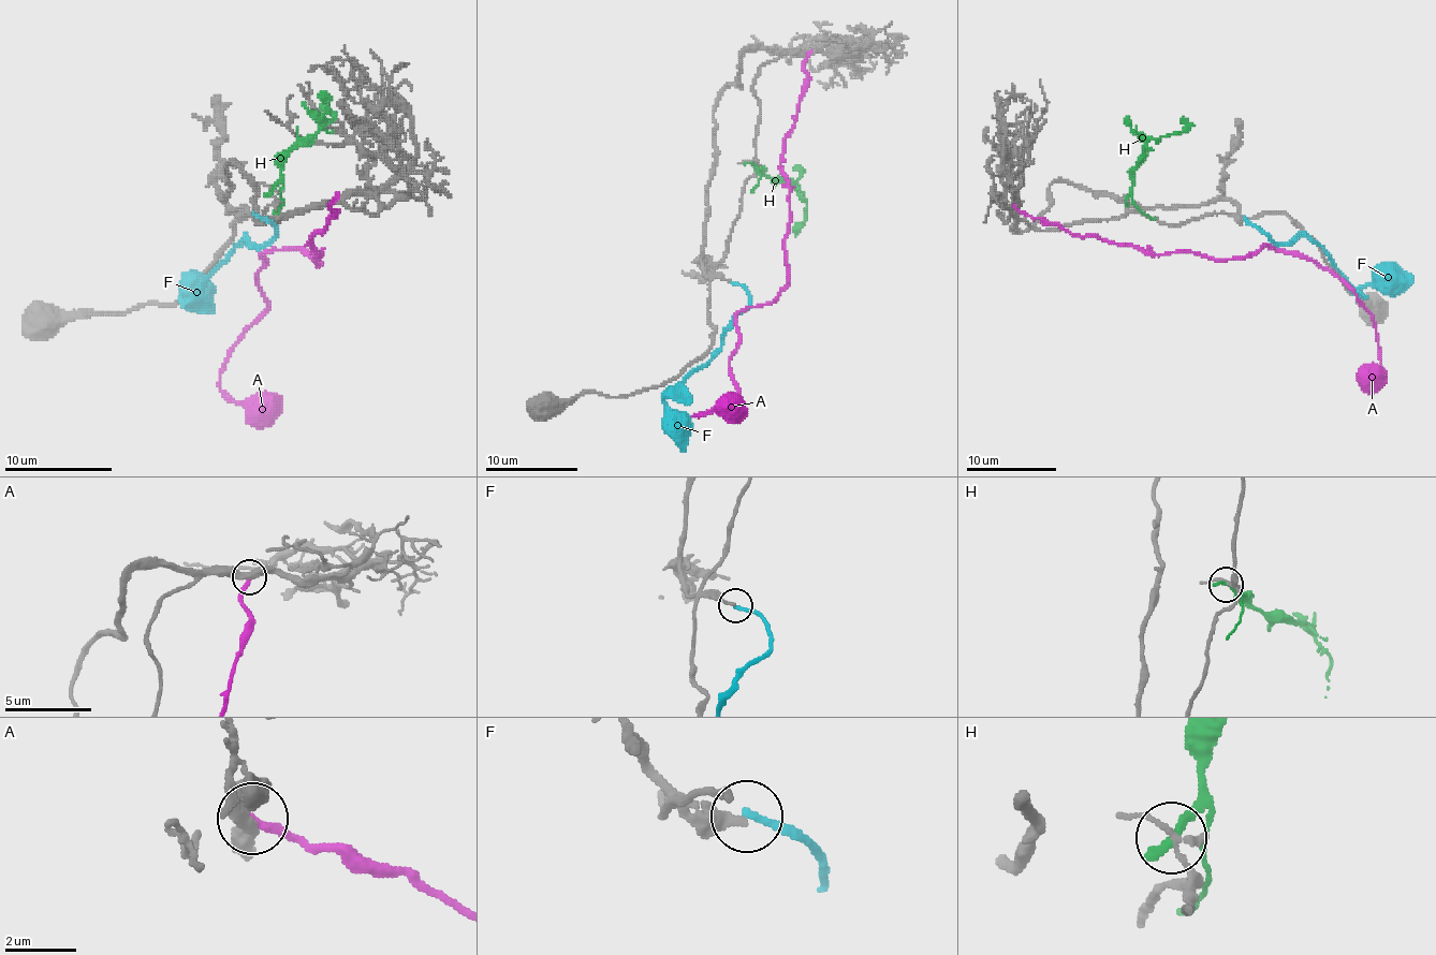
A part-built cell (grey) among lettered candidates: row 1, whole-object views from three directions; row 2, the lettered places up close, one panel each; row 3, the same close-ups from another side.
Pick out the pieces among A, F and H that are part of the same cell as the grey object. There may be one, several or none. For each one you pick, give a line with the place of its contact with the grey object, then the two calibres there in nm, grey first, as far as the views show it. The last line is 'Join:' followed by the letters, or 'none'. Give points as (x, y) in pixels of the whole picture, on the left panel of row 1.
Join: none

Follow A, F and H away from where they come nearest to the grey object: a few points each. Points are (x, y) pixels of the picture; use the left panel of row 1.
A: (333, 201), (307, 245), (320, 265), (302, 249), (262, 255), (267, 306), (219, 375), (233, 399), (276, 417)
F: (252, 214), (272, 225), (275, 233), (259, 245), (251, 245), (244, 237), (184, 302), (207, 290)
H: (273, 191), (280, 177), (280, 161), (327, 119), (335, 117), (325, 104), (325, 93)

